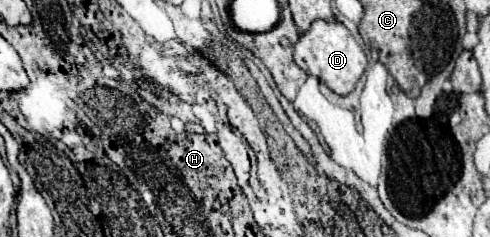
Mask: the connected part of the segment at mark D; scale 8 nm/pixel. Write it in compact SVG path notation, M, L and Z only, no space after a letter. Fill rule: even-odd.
M320 19L314 21L310 31L298 39L294 47L294 61L308 75L314 75L316 79L326 83L336 95L352 93L352 89L356 87L356 83L368 67L368 59L362 47L356 43L356 39L350 35L350 31L338 21L326 23Z

